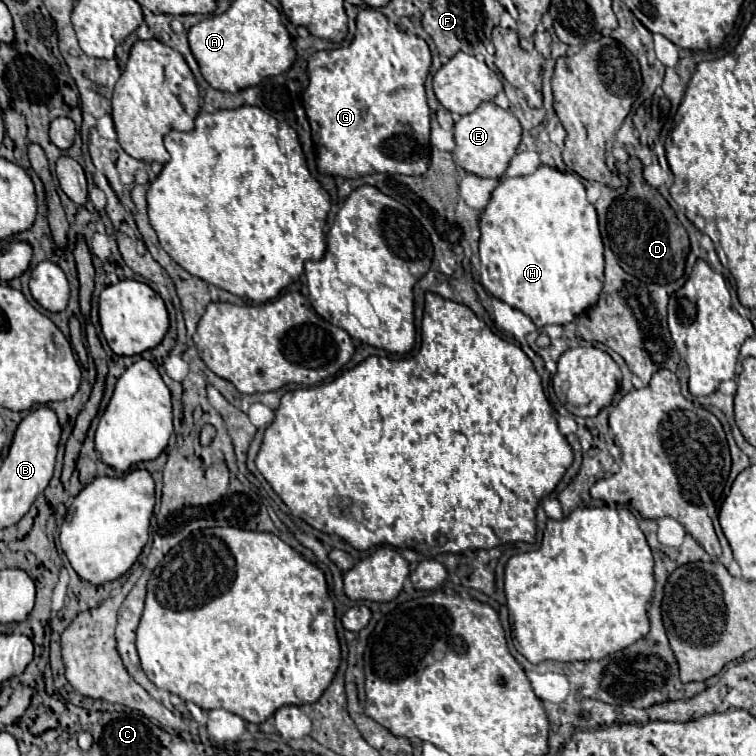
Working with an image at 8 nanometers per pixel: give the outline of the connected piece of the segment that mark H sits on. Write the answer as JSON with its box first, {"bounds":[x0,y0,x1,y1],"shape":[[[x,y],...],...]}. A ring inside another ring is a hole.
{"bounds":[479,166,603,328],"shape":[[[539,166],[537,172],[529,174],[529,176],[519,176],[519,178],[505,178],[501,180],[501,184],[493,190],[493,196],[487,204],[487,208],[481,214],[481,240],[479,240],[479,256],[481,256],[481,284],[499,300],[503,300],[505,304],[521,310],[523,314],[527,314],[533,324],[537,328],[543,328],[547,324],[559,324],[565,326],[573,320],[573,316],[589,310],[591,306],[595,306],[595,302],[599,300],[599,294],[603,290],[603,240],[601,240],[601,232],[599,232],[599,222],[597,222],[597,210],[595,206],[587,200],[585,194],[585,186],[569,172],[559,172],[557,168],[551,166]]]}

